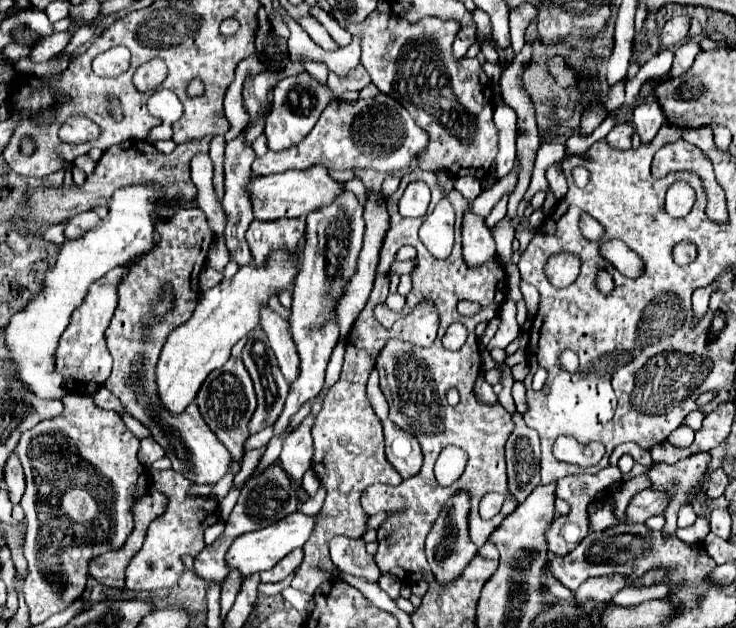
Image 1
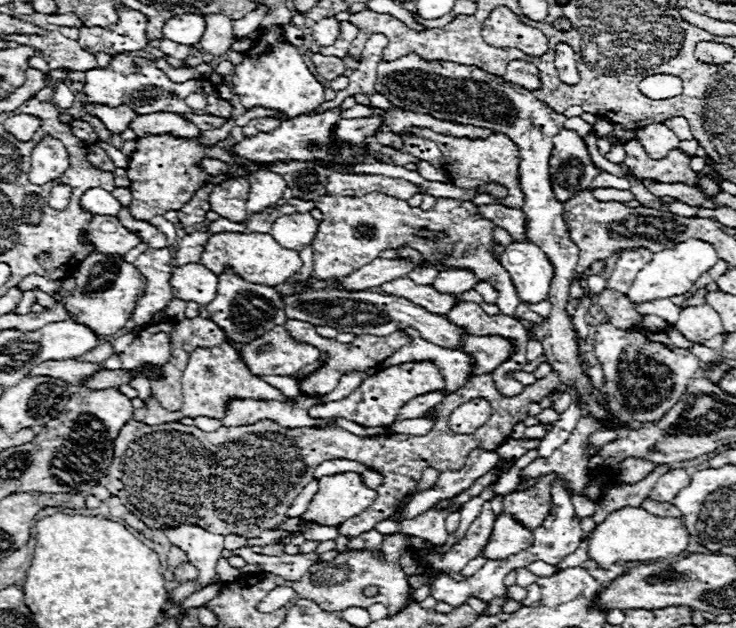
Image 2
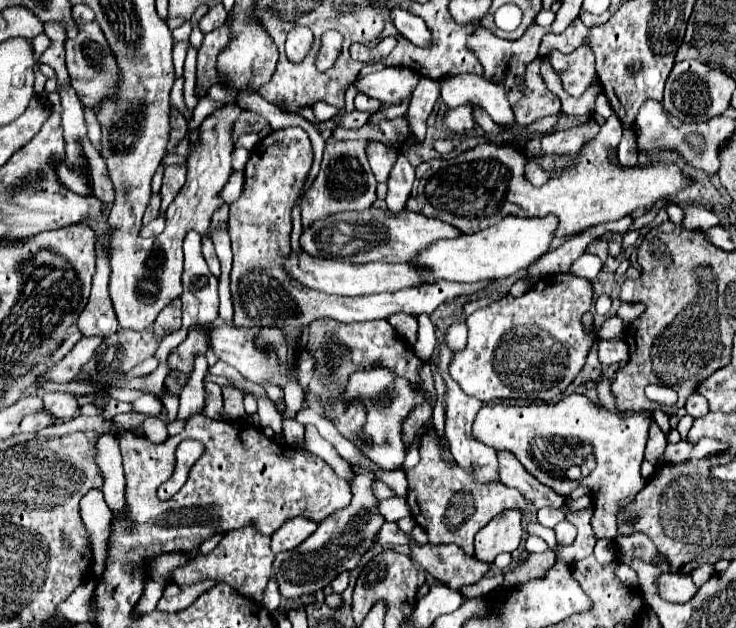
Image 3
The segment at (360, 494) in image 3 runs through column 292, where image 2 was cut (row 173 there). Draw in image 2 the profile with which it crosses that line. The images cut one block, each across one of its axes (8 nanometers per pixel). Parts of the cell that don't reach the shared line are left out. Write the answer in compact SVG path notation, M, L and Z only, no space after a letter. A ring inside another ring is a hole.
M562 130L558 136L554 136L550 180L558 202L570 200L574 192L590 190L590 184L598 174L600 170L592 164L586 144L576 132Z

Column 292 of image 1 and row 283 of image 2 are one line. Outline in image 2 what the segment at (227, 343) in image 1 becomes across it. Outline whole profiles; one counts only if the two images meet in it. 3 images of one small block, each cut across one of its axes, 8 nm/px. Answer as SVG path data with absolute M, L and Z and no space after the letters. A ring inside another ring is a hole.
M220 232L212 234L208 238L208 244L202 254L202 266L210 268L214 274L222 274L224 268L232 268L234 274L242 276L246 282L252 284L266 284L266 286L278 286L290 280L300 266L302 260L296 250L282 248L270 234L260 234L260 232Z

